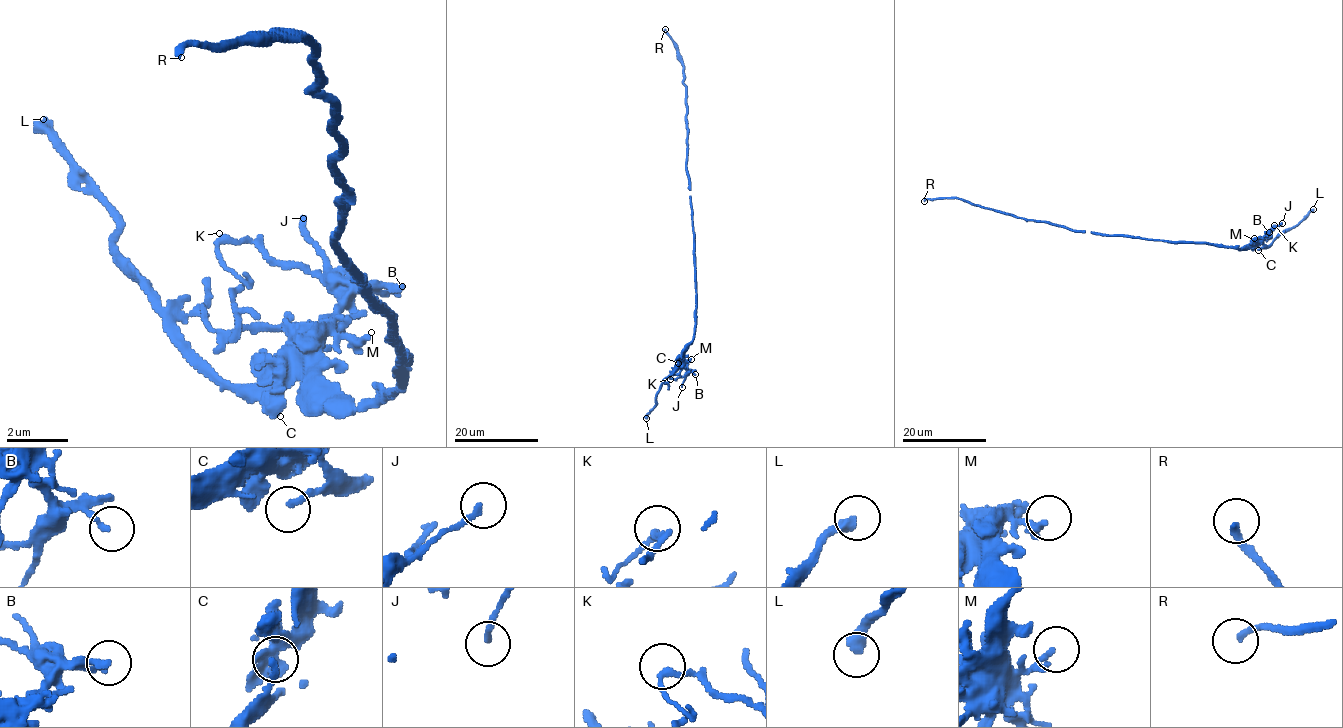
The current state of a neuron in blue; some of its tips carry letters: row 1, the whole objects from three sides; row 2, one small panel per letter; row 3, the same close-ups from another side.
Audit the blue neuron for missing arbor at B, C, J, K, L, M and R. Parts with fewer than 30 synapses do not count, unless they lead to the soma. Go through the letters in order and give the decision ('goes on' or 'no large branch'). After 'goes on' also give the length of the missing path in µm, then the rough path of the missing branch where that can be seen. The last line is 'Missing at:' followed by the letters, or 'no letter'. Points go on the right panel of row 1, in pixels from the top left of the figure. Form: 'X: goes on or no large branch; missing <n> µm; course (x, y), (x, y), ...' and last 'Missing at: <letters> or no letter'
B: no large branch
C: no large branch
J: no large branch
K: no large branch
L: goes on; missing 20 µm; course (1313, 209), (1310, 228)
M: no large branch
R: no large branch
Missing at: L

